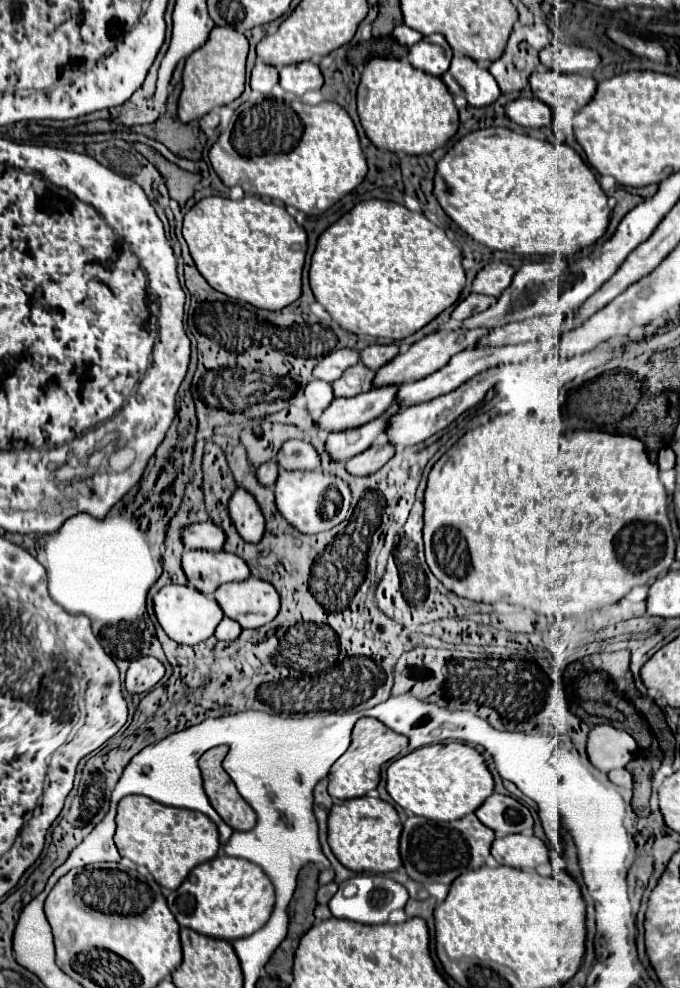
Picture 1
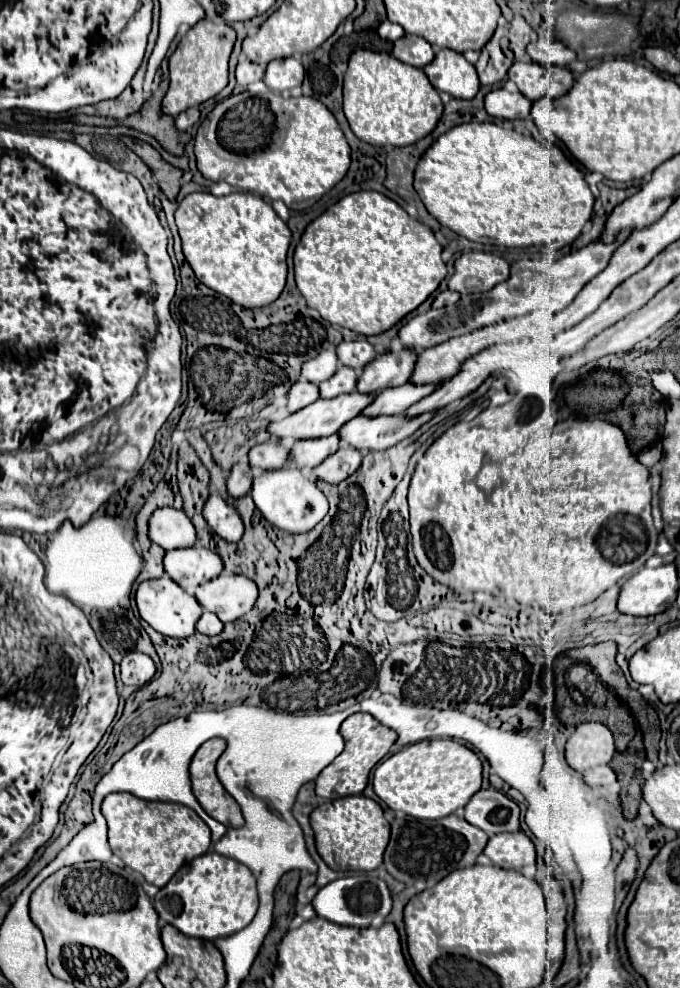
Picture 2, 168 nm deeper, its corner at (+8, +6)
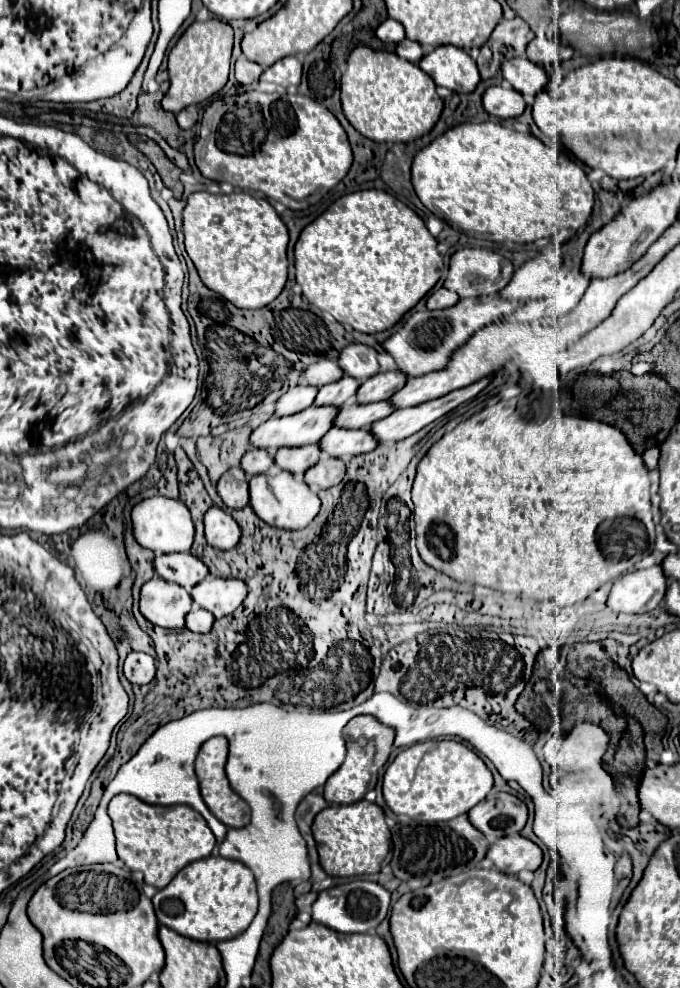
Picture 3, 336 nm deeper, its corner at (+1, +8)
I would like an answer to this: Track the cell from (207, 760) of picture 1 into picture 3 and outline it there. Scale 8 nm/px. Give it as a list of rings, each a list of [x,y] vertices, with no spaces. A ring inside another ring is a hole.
[[[216,736],[206,740],[196,756],[196,776],[200,780],[200,790],[202,790],[202,798],[206,802],[206,806],[210,808],[210,812],[224,822],[230,828],[242,828],[250,822],[250,806],[230,788],[230,782],[226,778],[224,772],[224,764],[226,764],[226,754],[228,754],[228,740],[224,736]]]

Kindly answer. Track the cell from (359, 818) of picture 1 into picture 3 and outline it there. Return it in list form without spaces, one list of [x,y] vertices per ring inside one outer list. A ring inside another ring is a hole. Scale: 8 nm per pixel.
[[[360,800],[348,806],[330,806],[314,818],[312,832],[318,846],[320,866],[328,876],[346,878],[360,874],[376,874],[392,860],[390,830],[378,804]]]

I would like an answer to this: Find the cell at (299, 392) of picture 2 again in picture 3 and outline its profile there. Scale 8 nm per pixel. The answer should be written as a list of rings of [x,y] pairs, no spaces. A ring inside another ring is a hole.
[[[298,384],[298,386],[290,388],[286,394],[282,394],[282,396],[278,398],[272,416],[280,418],[280,416],[290,416],[290,414],[302,412],[304,408],[312,406],[316,394],[318,394],[318,388],[314,388],[314,386],[310,388],[310,386]]]

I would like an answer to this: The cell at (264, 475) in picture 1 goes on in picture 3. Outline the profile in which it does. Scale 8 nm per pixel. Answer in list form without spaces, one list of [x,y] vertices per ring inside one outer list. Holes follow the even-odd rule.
[[[234,468],[222,474],[216,484],[216,492],[220,494],[222,502],[232,510],[242,510],[244,506],[248,506],[248,478],[244,470]]]

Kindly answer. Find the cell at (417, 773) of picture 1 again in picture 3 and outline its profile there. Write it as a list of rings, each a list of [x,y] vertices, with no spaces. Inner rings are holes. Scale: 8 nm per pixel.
[[[428,740],[402,750],[386,768],[382,786],[384,800],[396,816],[404,814],[420,822],[446,822],[456,816],[462,816],[472,806],[482,802],[490,794],[490,790],[492,790],[492,774],[486,768],[486,764],[478,758],[476,752],[454,740]]]

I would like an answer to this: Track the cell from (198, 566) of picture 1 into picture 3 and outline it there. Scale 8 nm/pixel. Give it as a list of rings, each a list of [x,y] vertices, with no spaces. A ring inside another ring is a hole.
[[[190,552],[154,556],[152,566],[160,578],[164,578],[166,582],[176,582],[186,590],[192,590],[208,576],[208,568],[204,566],[204,562]]]

